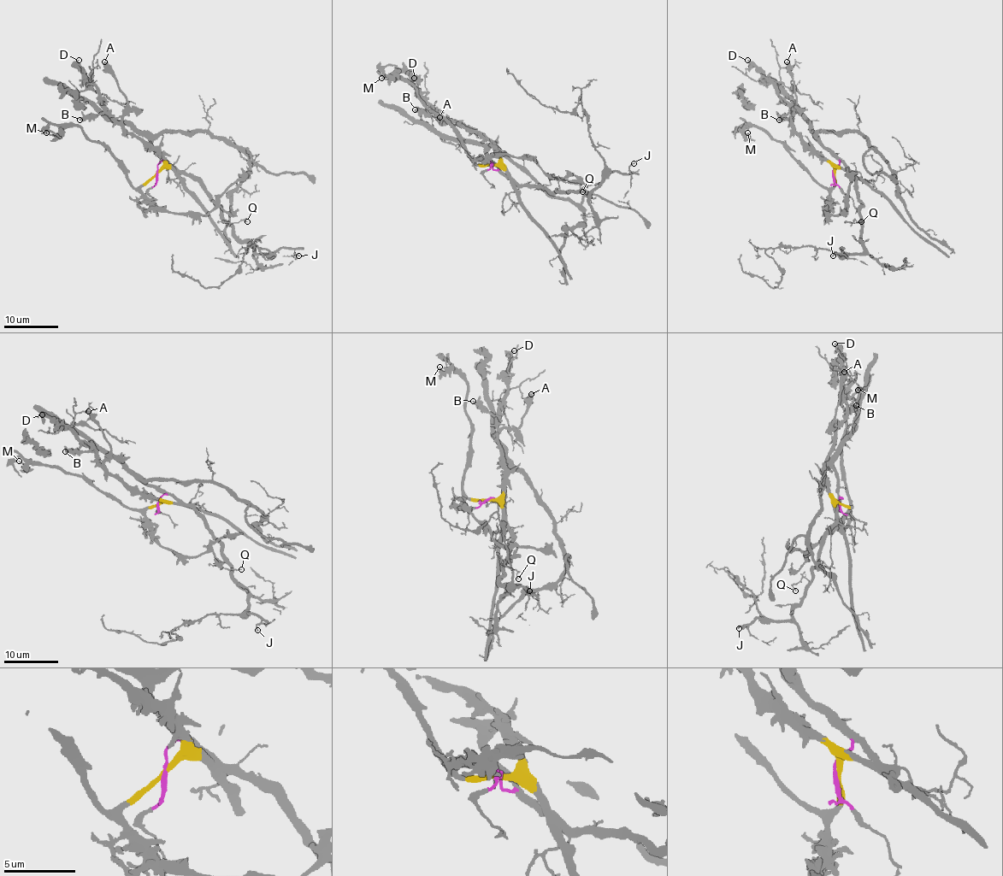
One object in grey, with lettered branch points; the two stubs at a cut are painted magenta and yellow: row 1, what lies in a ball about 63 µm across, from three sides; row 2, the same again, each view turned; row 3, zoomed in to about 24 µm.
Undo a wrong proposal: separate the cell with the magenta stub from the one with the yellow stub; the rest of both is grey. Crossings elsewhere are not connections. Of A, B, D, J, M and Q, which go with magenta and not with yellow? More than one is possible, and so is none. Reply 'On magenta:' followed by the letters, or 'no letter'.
On magenta: J, Q

